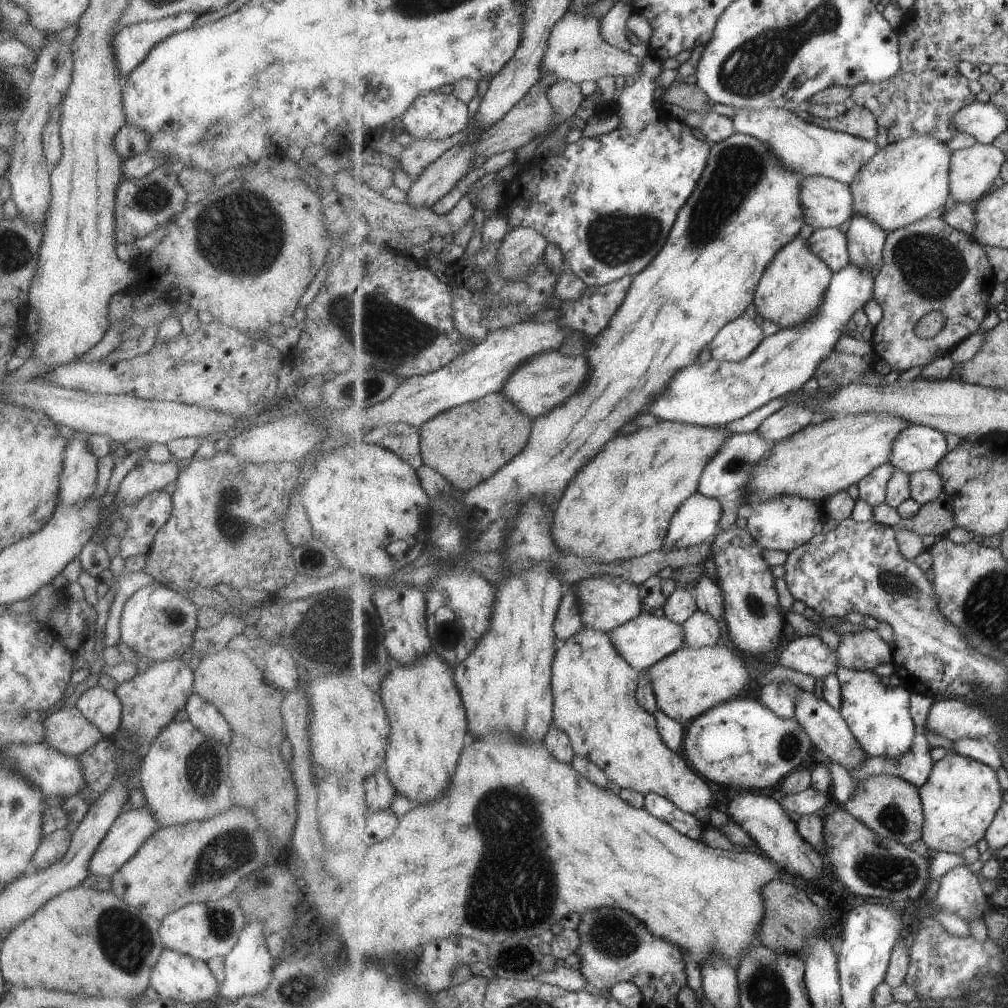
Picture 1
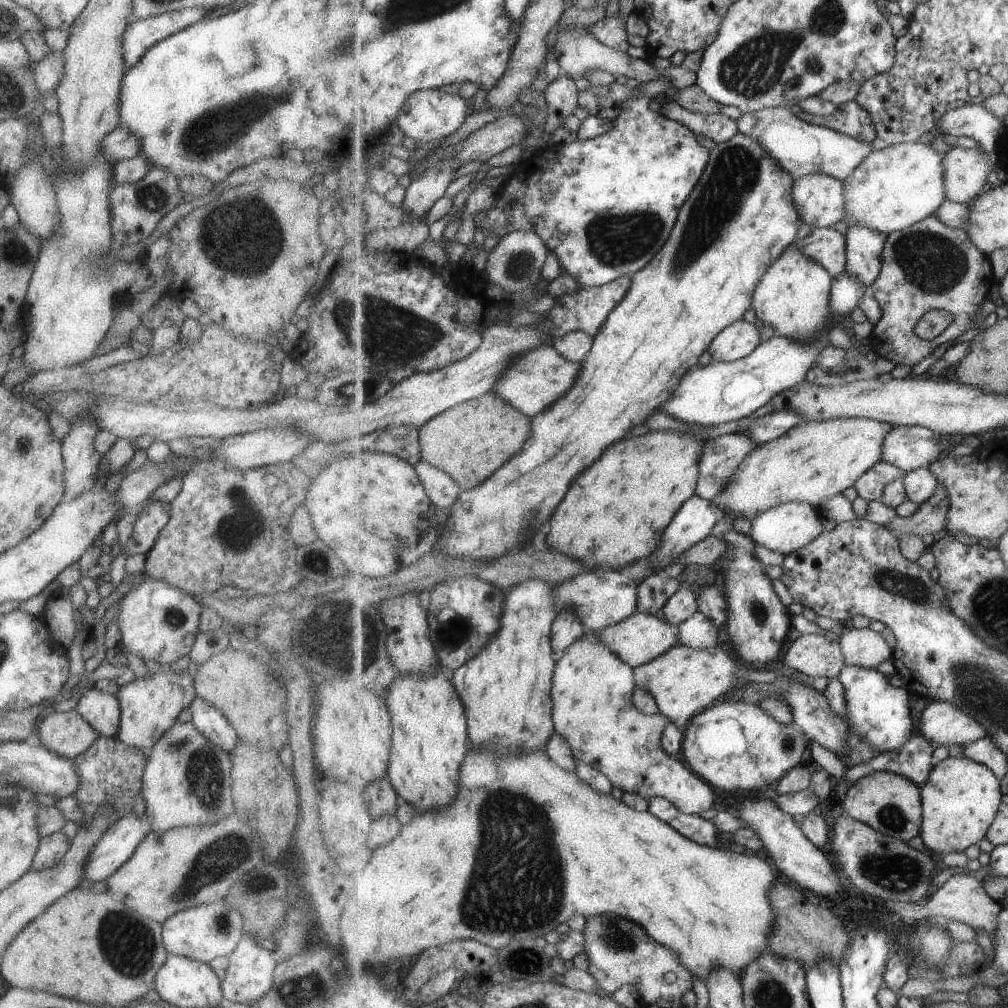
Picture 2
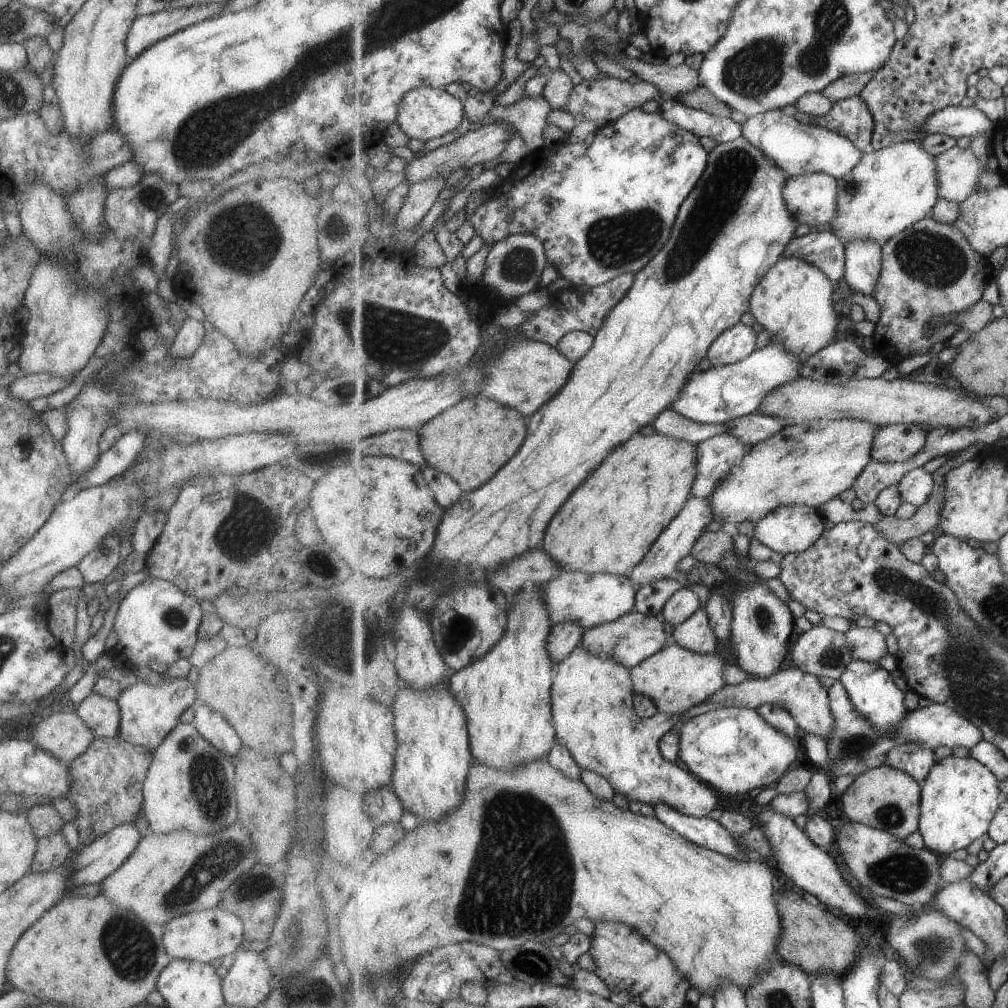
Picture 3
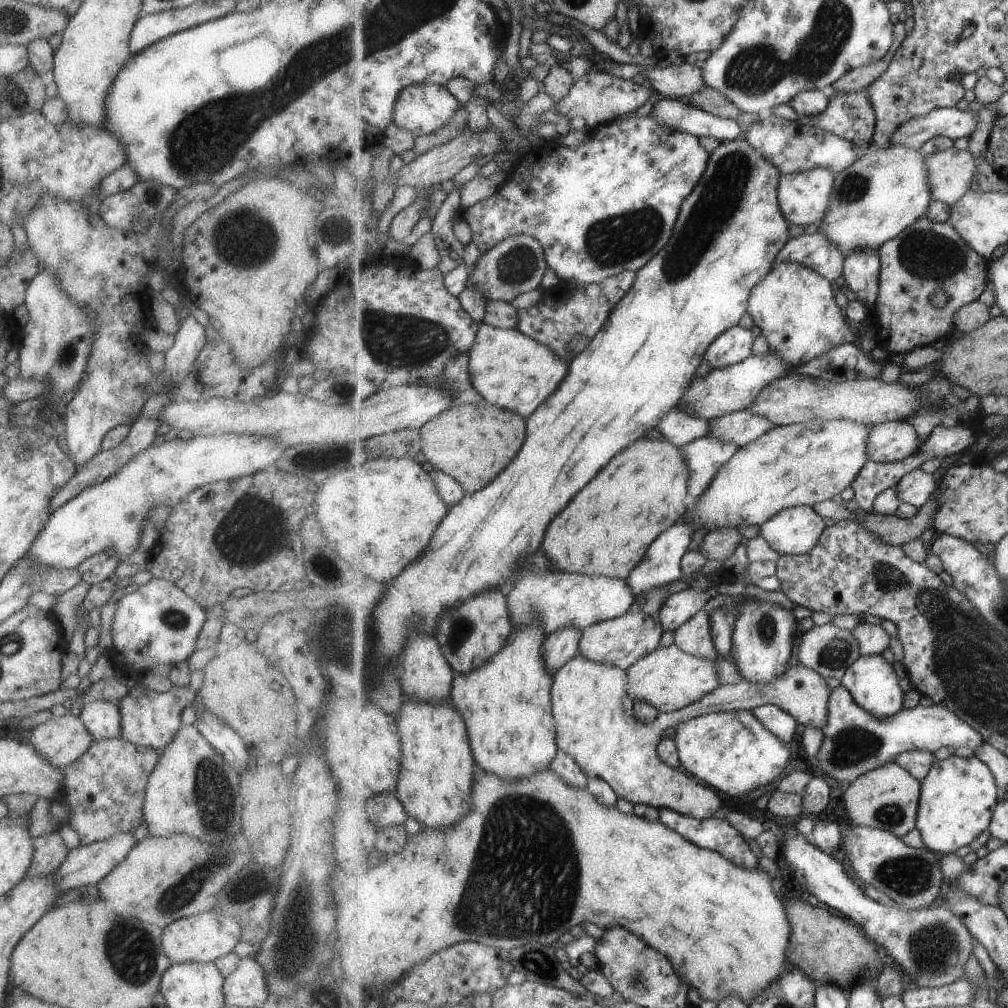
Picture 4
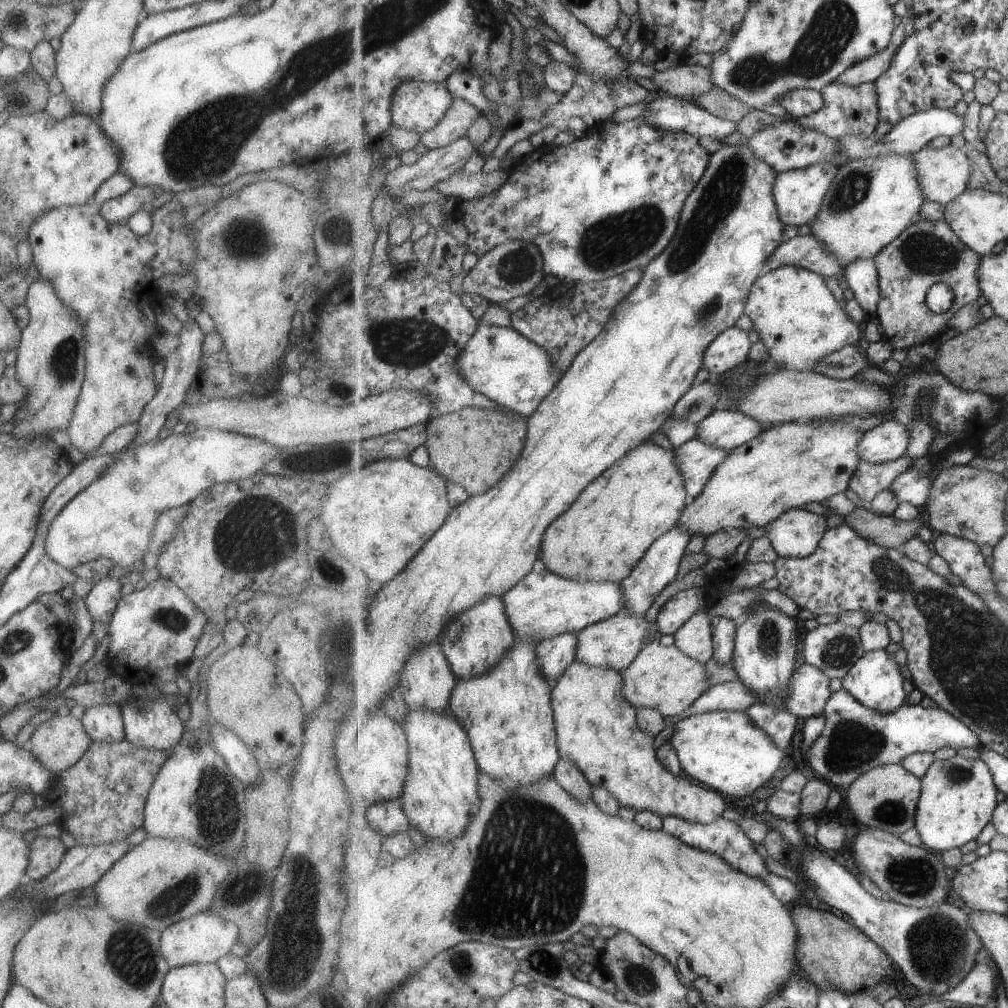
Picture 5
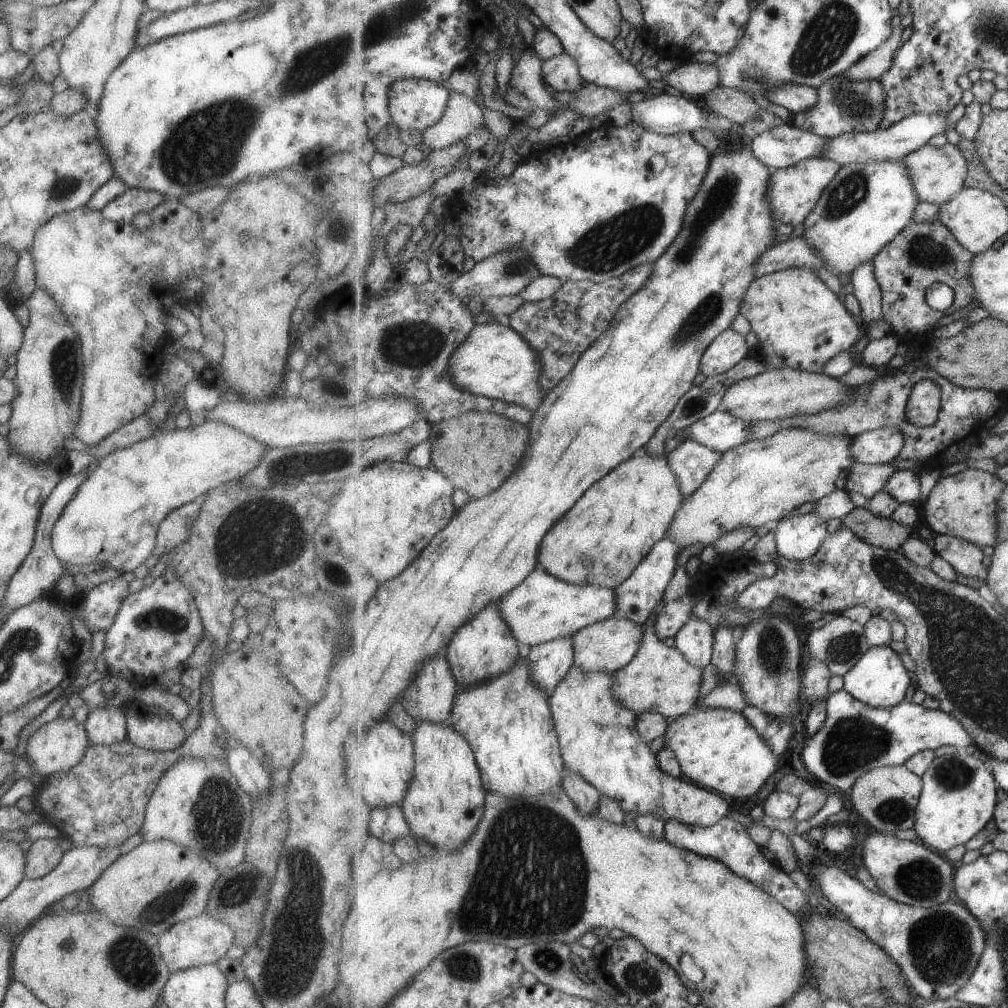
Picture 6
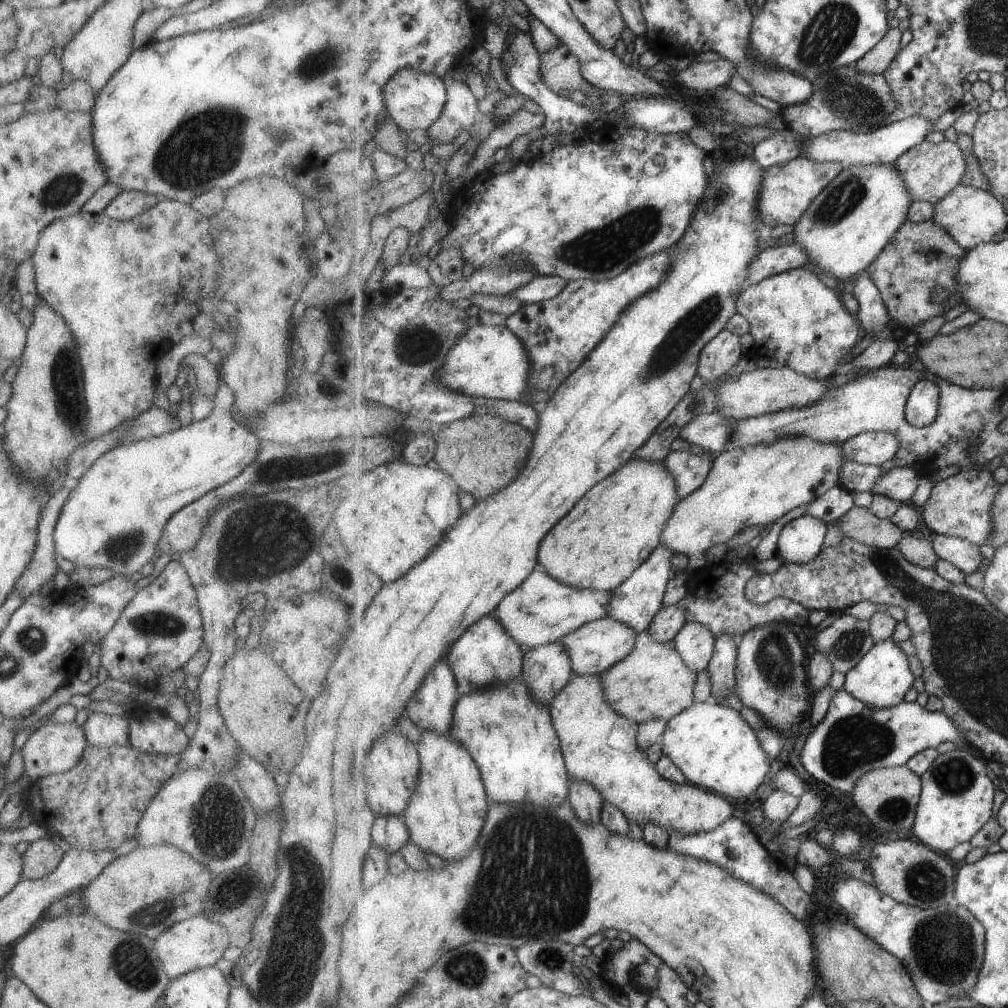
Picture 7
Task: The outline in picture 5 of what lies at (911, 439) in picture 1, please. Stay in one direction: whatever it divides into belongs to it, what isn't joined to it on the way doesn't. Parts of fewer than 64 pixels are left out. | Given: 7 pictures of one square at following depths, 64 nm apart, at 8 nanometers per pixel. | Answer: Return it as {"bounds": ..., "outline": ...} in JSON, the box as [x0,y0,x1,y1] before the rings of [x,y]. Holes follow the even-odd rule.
{"bounds":[860,421,912,463],"outline":[[[884,421],[880,426],[864,434],[860,443],[863,461],[887,463],[902,458],[910,446],[912,434],[907,426],[893,421]]]}

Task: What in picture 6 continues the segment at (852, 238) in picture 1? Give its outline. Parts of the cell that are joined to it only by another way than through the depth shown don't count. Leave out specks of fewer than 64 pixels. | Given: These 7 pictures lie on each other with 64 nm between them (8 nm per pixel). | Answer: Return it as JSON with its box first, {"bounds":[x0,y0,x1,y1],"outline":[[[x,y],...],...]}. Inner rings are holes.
{"bounds":[850,262,884,326],"outline":[[[867,262],[861,268],[857,268],[850,278],[854,287],[853,294],[861,303],[863,314],[860,322],[867,326],[877,320],[884,320],[882,286],[877,282],[874,262]]]}

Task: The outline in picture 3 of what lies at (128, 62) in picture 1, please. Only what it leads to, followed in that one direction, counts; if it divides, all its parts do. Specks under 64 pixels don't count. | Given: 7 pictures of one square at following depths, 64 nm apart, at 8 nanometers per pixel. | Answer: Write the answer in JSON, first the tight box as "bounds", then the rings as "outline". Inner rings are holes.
{"bounds":[126,2,227,58],"outline":[[[227,2],[193,4],[171,11],[161,11],[149,15],[137,15],[131,23],[126,36],[127,56],[136,58],[155,41],[174,32],[183,30],[208,18],[215,18],[227,12]]]}

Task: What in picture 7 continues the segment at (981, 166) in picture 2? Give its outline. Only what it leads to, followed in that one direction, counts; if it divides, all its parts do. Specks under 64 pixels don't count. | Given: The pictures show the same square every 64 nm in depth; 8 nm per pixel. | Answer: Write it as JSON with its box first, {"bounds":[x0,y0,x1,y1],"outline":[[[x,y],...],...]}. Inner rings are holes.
{"bounds":[895,138,967,205],"outline":[[[947,138],[939,144],[927,140],[917,144],[915,148],[909,149],[903,156],[897,158],[895,166],[905,179],[913,202],[927,201],[934,205],[957,189],[967,172],[967,162],[961,148],[955,141]]]}

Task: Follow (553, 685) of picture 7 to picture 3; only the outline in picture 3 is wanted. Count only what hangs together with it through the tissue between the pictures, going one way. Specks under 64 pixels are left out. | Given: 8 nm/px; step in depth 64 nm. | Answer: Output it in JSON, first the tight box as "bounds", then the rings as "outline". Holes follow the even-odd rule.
{"bounds":[547,622,585,664],"outline":[[[559,622],[552,626],[547,650],[555,664],[563,662],[577,646],[582,644],[585,629],[578,622]]]}

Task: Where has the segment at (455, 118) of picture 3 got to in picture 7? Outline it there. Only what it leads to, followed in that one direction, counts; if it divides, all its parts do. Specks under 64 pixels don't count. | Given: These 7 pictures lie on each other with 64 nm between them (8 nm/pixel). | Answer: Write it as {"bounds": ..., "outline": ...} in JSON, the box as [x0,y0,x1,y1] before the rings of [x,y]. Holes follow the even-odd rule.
{"bounds":[384,68,448,131],"outline":[[[407,68],[397,72],[384,86],[385,106],[392,129],[414,131],[417,129],[428,130],[433,126],[448,101],[448,88],[443,78],[437,74],[409,70]]]}

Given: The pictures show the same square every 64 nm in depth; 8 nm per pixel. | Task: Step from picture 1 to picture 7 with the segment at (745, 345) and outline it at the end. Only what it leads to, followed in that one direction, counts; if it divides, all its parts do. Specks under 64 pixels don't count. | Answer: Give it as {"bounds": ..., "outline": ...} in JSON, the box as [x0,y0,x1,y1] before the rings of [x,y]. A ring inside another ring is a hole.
{"bounds":[698,330,744,382],"outline":[[[723,330],[708,342],[700,356],[698,375],[705,382],[713,382],[729,374],[744,355],[742,336]]]}

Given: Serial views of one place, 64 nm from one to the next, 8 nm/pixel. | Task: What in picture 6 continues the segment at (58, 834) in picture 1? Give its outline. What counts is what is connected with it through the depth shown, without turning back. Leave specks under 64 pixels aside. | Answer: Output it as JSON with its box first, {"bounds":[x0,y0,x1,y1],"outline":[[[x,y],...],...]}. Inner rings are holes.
{"bounds":[25,839,64,879],"outline":[[[37,839],[26,853],[25,879],[38,879],[53,870],[64,852],[59,848],[59,839]]]}

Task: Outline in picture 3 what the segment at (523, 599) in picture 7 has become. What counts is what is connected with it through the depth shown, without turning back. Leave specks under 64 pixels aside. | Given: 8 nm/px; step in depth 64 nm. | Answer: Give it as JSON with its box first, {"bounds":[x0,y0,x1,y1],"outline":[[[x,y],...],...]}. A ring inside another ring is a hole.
{"bounds":[542,571,638,630],"outline":[[[562,571],[557,578],[551,578],[542,587],[553,624],[578,622],[585,630],[617,621],[621,616],[633,611],[638,591],[628,575],[587,574],[581,571]]]}

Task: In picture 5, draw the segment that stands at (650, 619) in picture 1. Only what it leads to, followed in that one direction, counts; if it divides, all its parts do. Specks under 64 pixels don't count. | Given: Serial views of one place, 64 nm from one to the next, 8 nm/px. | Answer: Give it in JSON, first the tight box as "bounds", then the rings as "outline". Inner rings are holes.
{"bounds":[577,613,660,672],"outline":[[[621,613],[587,626],[578,634],[578,658],[577,661],[595,667],[604,667],[625,672],[627,668],[637,659],[643,649],[643,644],[650,644],[660,636],[657,622],[649,622],[644,615],[631,615]]]}

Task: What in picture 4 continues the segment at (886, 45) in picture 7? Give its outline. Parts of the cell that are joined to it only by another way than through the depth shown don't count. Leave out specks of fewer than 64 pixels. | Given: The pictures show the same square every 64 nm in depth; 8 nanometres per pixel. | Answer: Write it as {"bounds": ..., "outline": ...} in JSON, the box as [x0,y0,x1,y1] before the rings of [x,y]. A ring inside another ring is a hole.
{"bounds":[822,21,909,99],"outline":[[[898,21],[894,29],[894,41],[893,46],[889,48],[889,52],[885,54],[879,62],[875,64],[869,64],[869,66],[861,66],[855,70],[849,70],[847,74],[844,74],[837,82],[822,89],[823,94],[828,95],[831,99],[835,94],[839,92],[855,92],[855,90],[863,90],[875,82],[886,70],[889,70],[889,65],[895,52],[903,42],[905,38],[909,36],[909,30],[907,31],[907,24]]]}

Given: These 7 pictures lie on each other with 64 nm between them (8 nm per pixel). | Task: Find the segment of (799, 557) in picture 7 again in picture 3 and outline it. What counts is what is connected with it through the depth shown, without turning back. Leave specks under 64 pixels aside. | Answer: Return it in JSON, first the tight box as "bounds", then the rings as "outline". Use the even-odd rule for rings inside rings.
{"bounds":[754,506,825,554],"outline":[[[781,506],[754,525],[754,538],[773,550],[799,554],[811,548],[825,532],[825,519],[818,509],[803,506]]]}

